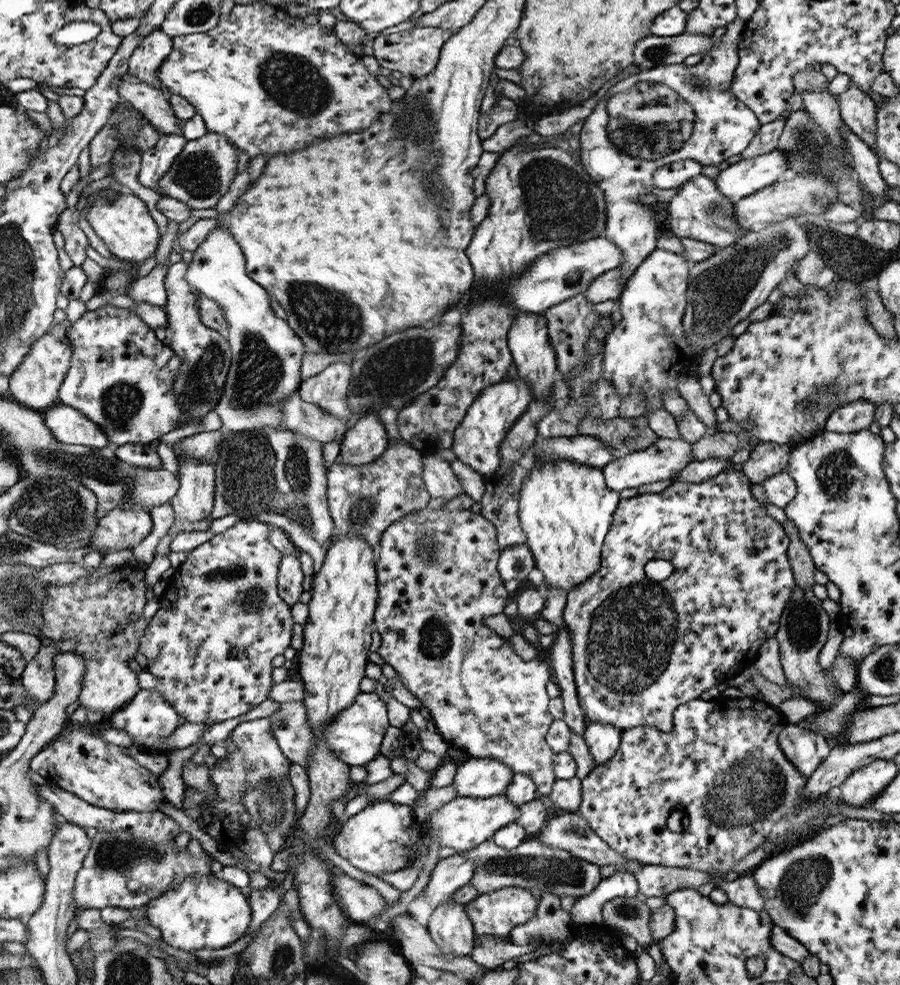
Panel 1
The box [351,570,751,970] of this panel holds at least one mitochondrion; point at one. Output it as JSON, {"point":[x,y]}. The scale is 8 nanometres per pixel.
{"point":[628,641]}

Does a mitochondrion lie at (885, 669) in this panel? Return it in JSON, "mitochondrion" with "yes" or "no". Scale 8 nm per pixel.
{"mitochondrion":"yes"}

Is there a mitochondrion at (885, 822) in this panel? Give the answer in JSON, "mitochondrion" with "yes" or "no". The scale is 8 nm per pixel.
{"mitochondrion":"no"}

